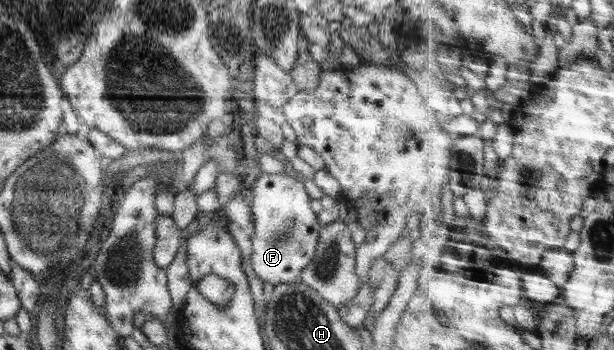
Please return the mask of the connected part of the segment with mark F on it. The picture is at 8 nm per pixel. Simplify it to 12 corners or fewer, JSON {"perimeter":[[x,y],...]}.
{"perimeter":[[286,171],[252,185],[252,270],[300,281],[321,225]]}

